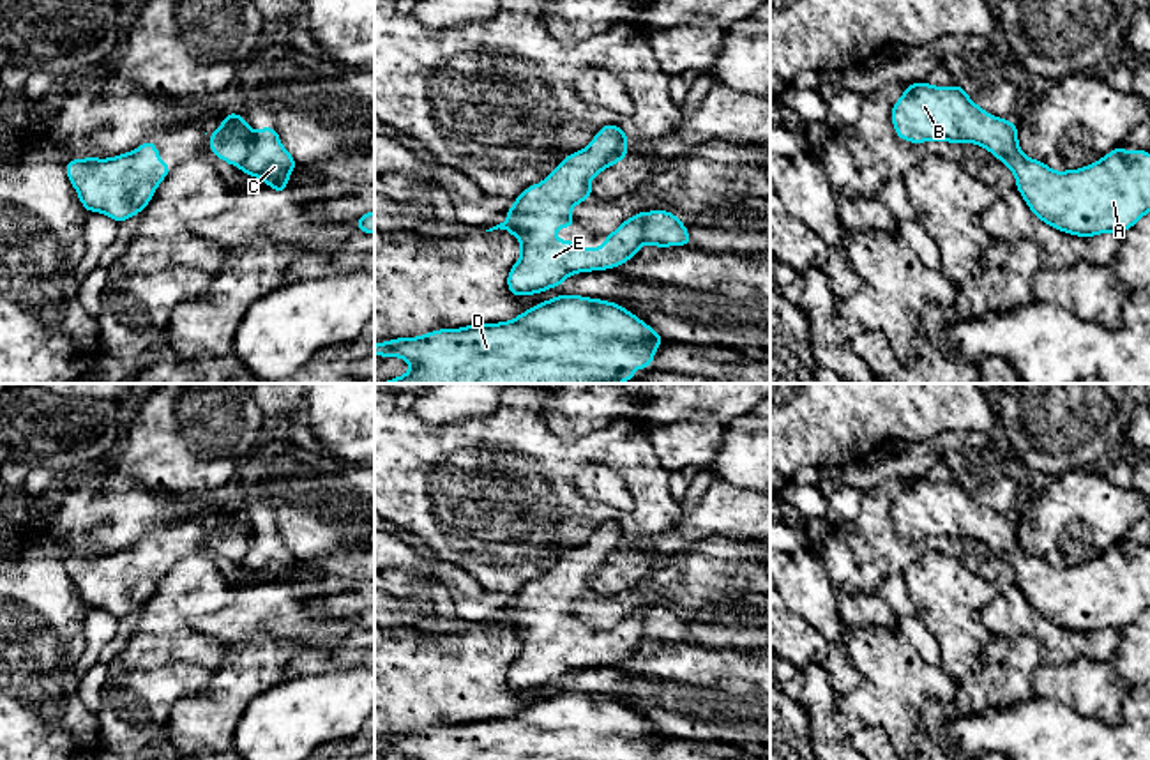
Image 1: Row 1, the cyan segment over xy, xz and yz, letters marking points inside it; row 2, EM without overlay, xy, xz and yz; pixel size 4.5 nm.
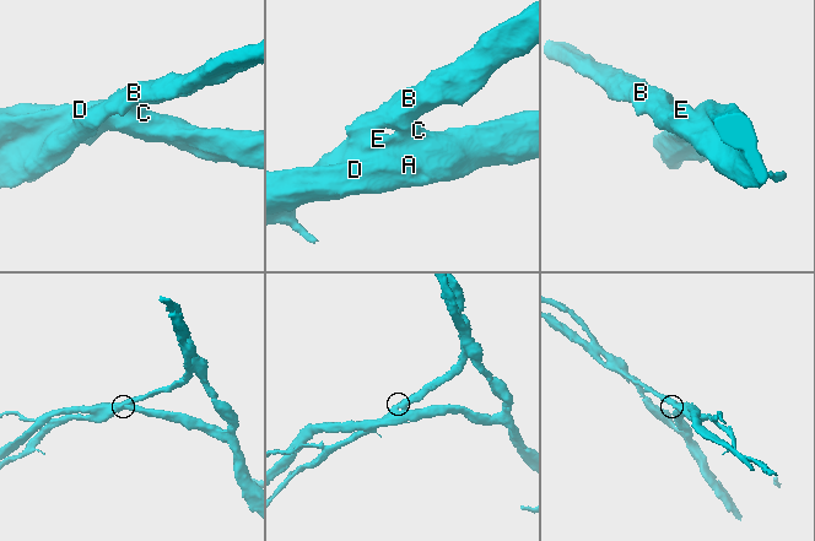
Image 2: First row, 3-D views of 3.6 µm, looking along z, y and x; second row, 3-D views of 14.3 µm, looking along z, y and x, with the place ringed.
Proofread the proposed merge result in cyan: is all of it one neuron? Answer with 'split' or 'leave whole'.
split

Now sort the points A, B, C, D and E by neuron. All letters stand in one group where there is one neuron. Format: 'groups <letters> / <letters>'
groups A C D / B E

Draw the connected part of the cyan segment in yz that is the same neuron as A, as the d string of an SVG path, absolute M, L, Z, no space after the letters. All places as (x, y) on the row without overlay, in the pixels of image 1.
M1124 539L1102 555L1079 566L1053 567L1023 548L1000 555L1016 571L1016 585L1042 619L1076 633L1120 629L1132 624L1150 608L1150 548L1125 548Z

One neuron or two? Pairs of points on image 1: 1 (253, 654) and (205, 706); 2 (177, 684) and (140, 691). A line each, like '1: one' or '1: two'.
1: one
2: one

